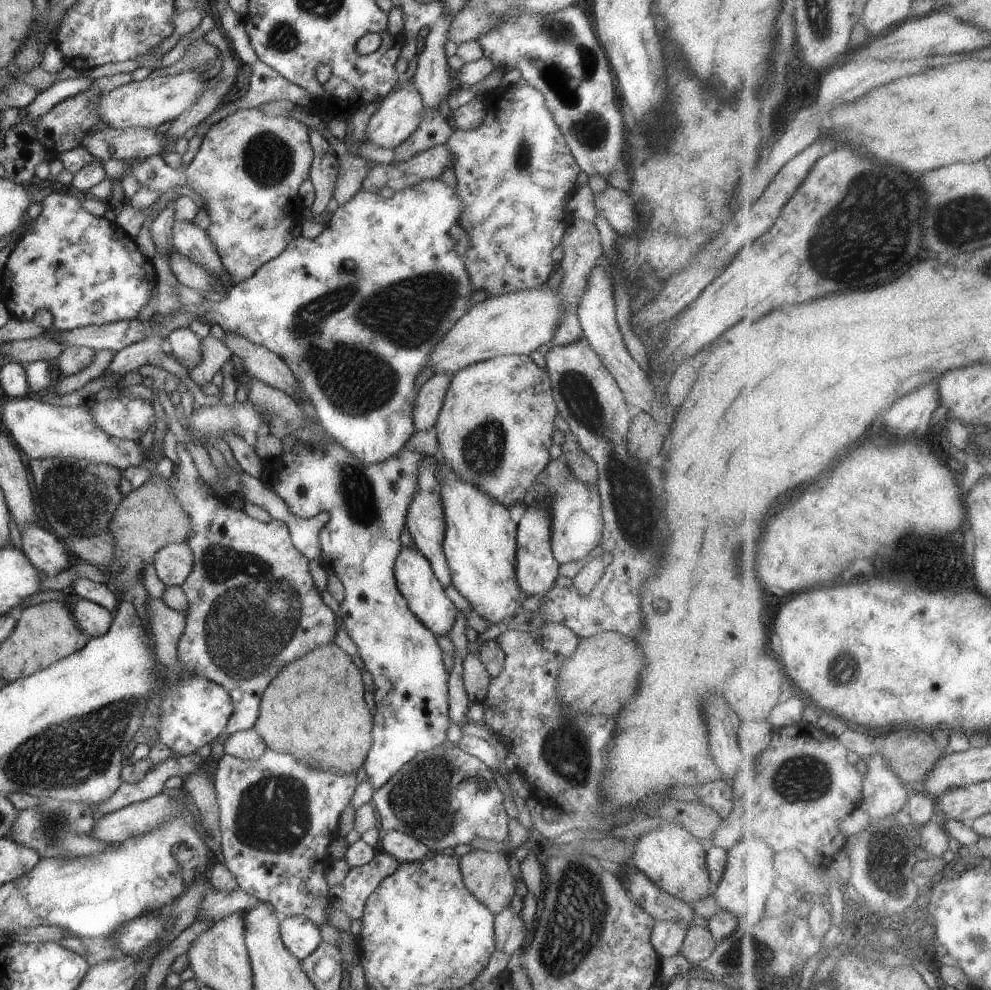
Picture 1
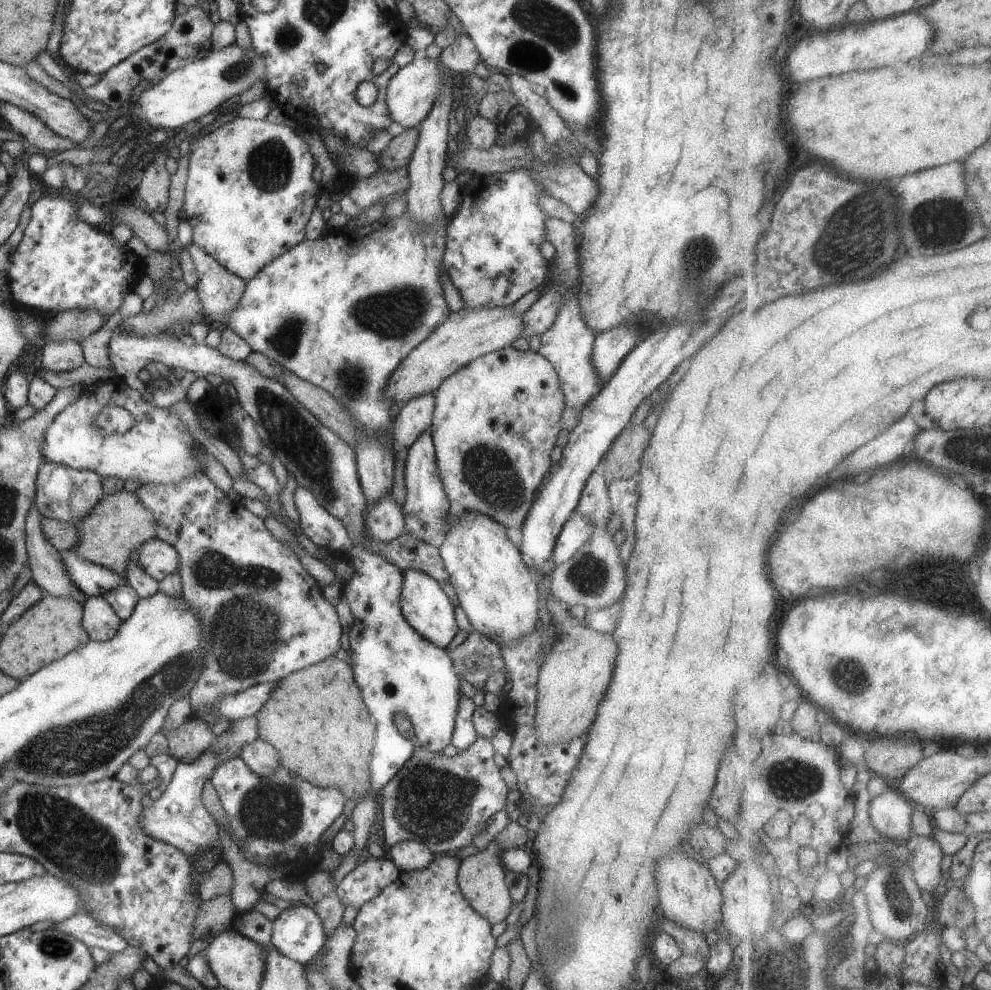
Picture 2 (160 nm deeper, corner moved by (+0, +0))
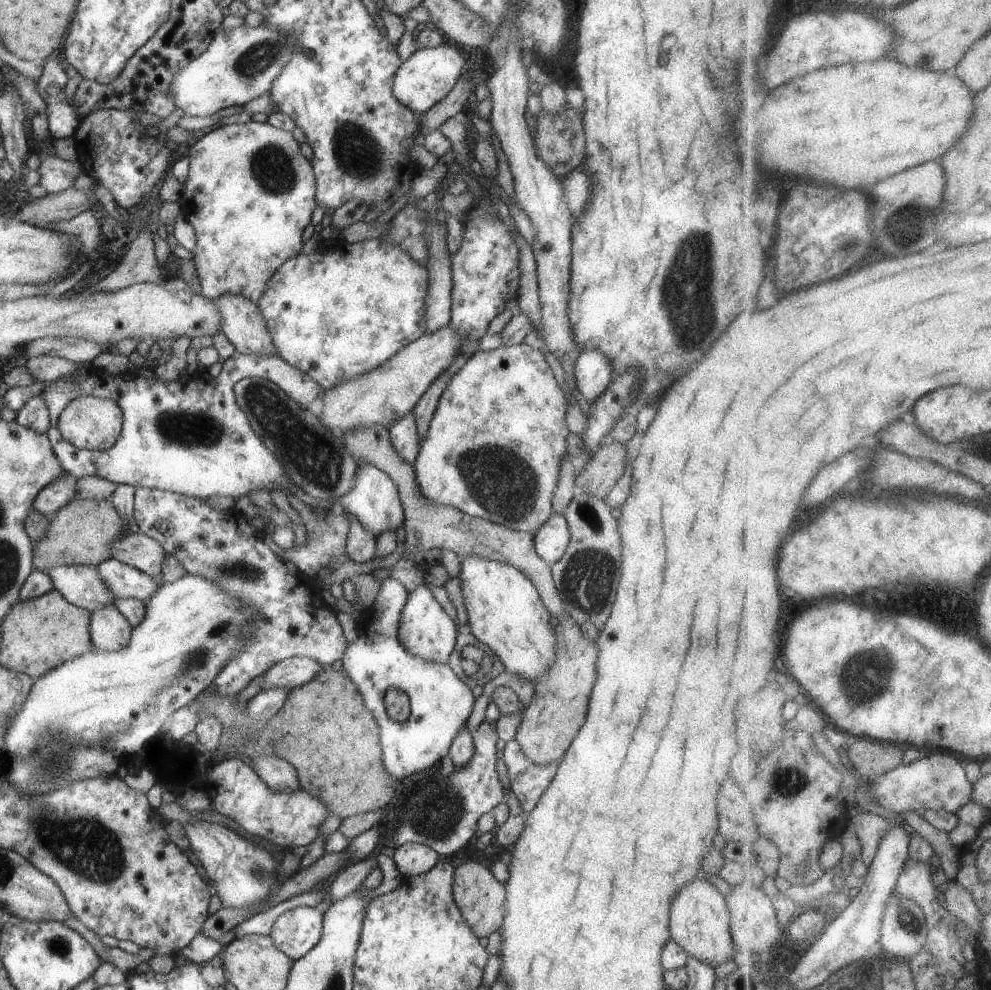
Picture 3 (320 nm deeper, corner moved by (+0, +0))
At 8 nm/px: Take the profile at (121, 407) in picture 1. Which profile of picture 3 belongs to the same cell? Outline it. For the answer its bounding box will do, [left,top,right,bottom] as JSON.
[57,397,123,451]

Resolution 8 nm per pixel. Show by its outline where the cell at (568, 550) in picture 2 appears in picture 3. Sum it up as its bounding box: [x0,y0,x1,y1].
[533,513,569,564]

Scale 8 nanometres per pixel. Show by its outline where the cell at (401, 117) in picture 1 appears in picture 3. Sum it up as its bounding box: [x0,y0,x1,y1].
[393,40,464,115]

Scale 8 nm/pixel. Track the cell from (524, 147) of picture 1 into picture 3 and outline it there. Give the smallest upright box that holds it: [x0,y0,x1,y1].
[412,211,519,440]

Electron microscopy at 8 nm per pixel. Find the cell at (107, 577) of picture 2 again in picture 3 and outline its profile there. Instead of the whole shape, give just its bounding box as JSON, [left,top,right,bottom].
[97,558,163,602]

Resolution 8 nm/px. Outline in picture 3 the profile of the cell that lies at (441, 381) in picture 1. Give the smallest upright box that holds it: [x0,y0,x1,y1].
[388,412,421,464]

